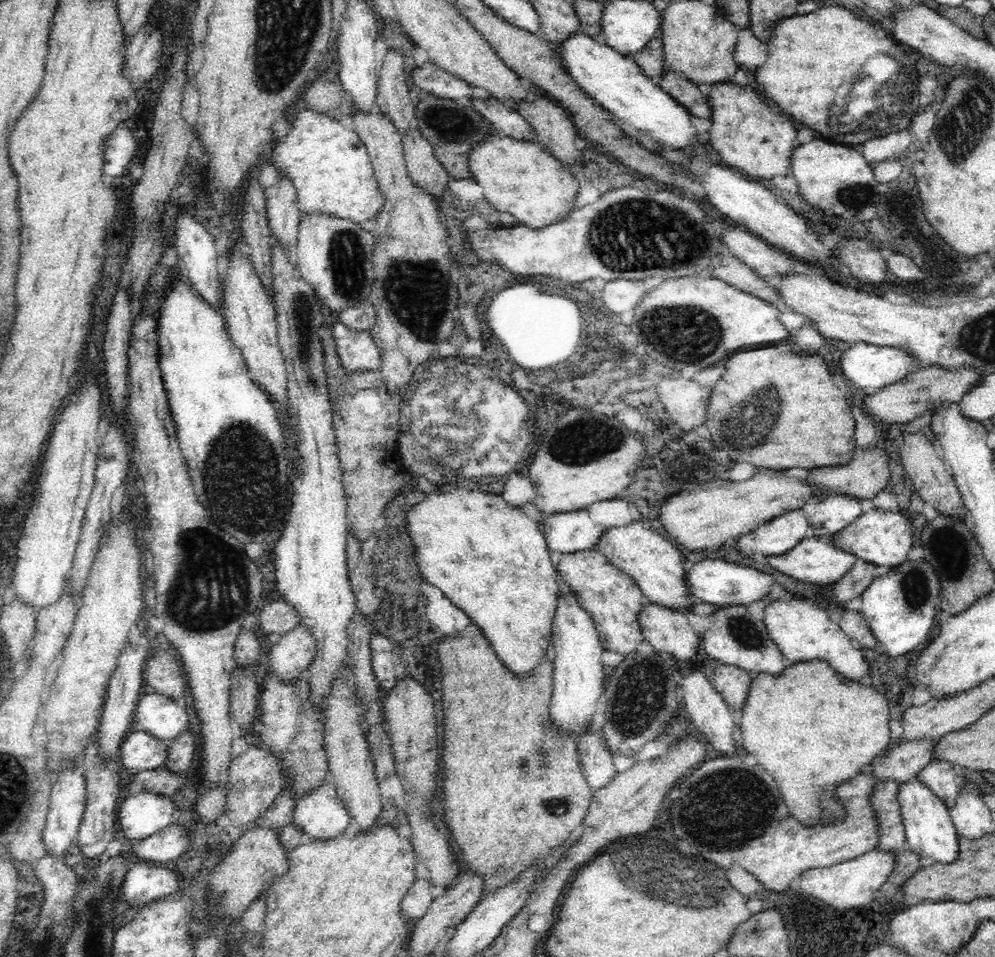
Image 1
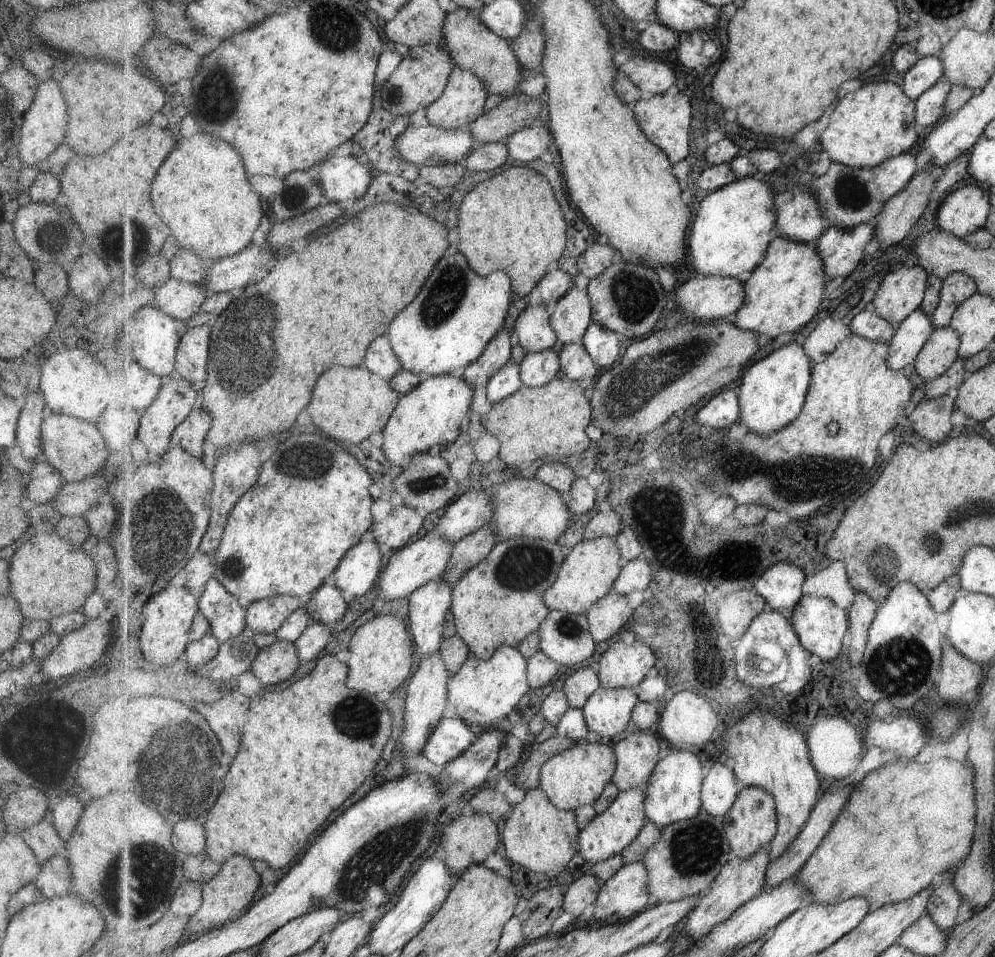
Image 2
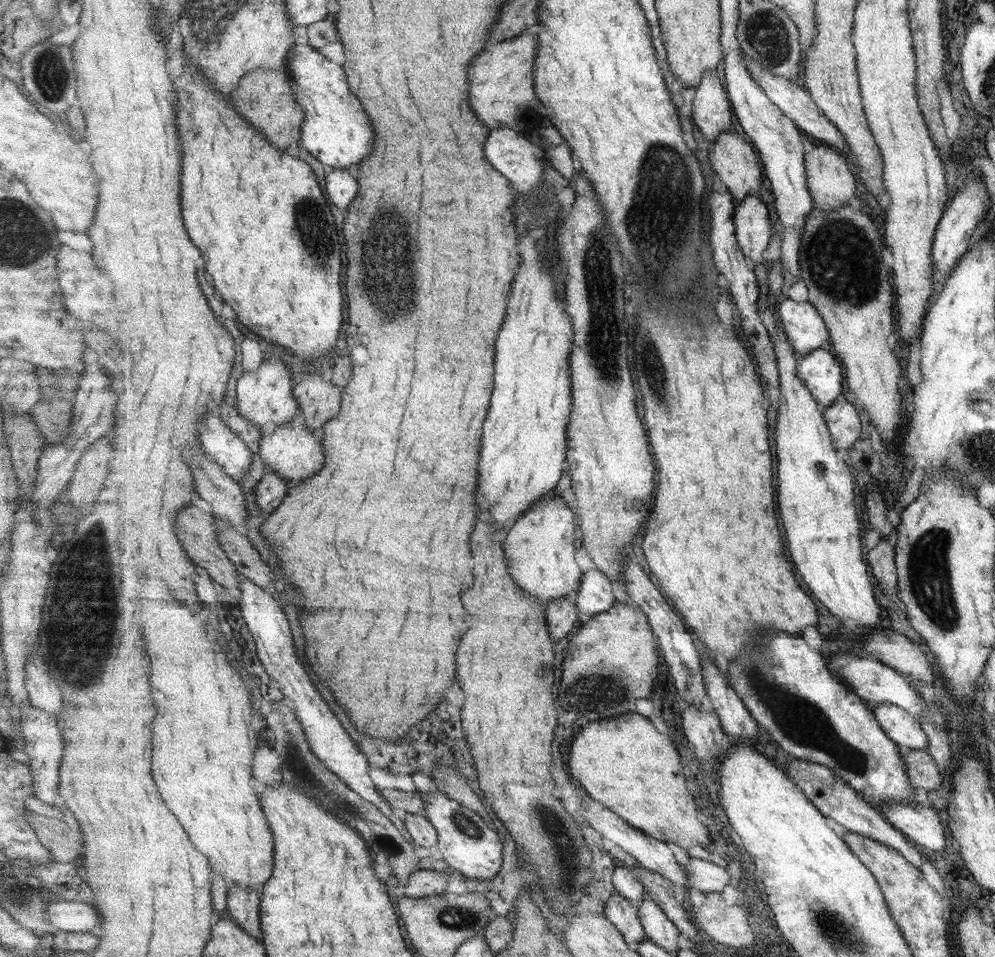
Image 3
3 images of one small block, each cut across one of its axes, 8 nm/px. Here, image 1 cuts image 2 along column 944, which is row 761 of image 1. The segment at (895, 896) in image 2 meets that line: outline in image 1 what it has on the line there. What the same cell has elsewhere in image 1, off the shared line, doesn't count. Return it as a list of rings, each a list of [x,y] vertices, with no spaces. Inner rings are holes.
[[[812,660],[812,662],[807,663],[790,664],[782,672],[782,676],[763,674],[756,676],[754,679],[741,668],[718,663],[709,681],[716,689],[716,692],[724,699],[724,702],[731,708],[731,712],[740,712],[740,710],[743,710],[741,724],[738,726],[740,744],[744,746],[744,749],[750,755],[754,755],[758,761],[758,765],[769,773],[770,778],[775,782],[781,794],[784,804],[790,811],[790,816],[794,817],[806,828],[838,824],[840,820],[848,817],[847,806],[836,792],[840,786],[852,781],[852,778],[855,778],[858,774],[865,772],[865,769],[868,769],[875,762],[876,758],[885,754],[893,740],[891,738],[890,728],[890,709],[888,704],[886,704],[886,700],[884,700],[884,696],[880,696],[880,692],[867,683],[856,684],[851,680],[845,679],[844,676],[838,674],[825,660]]]

